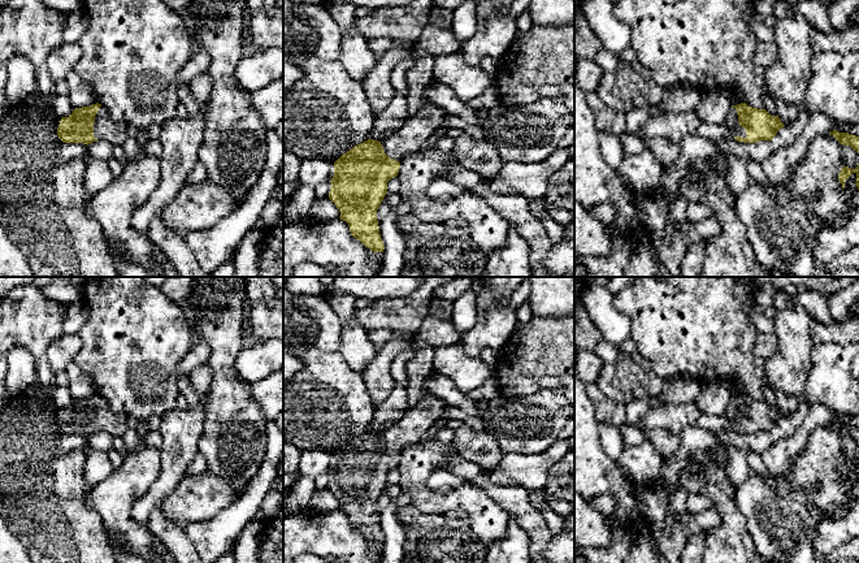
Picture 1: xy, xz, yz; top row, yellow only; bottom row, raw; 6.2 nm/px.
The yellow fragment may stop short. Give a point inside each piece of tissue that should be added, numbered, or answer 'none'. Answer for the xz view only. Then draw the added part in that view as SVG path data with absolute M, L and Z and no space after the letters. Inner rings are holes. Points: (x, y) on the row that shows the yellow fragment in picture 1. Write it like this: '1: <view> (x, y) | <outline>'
1: xz (410, 138) | M425 101L400 129L381 140L385 153L400 163L404 156L418 152L424 143L441 127L446 114L443 108Z

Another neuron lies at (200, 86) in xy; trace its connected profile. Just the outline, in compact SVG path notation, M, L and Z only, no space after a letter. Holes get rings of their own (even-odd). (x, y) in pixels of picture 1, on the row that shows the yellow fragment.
M200 74L188 82L192 96L204 105L212 92L212 79L208 74Z

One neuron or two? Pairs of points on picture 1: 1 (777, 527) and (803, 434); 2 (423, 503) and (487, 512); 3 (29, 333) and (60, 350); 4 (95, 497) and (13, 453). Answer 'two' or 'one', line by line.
1: two
2: one
3: two
4: two

